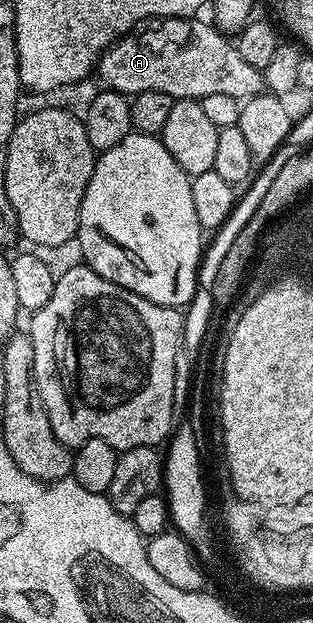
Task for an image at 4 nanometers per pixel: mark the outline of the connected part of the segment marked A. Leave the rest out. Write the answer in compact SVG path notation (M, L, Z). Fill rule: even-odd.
M182 16L182 17L158 17L156 20L150 20L148 21L138 32L133 32L130 33L129 35L125 36L121 40L117 40L116 43L112 45L107 51L101 55L100 62L97 67L97 74L98 77L101 76L102 80L106 83L104 84L110 91L114 92L120 92L121 95L124 96L134 96L139 93L145 93L147 90L159 90L160 93L165 93L168 96L172 97L173 99L181 99L181 100L202 100L204 96L207 94L227 94L227 98L235 98L238 100L238 102L244 102L247 100L250 100L252 96L259 96L262 95L266 91L266 86L265 86L265 78L262 72L262 69L256 68L255 66L251 66L251 62L246 62L243 58L243 54L239 54L239 50L237 49L236 43L231 42L230 37L226 35L226 33L222 32L220 28L214 26L208 19L205 20L197 20L201 18L194 18L193 16Z

